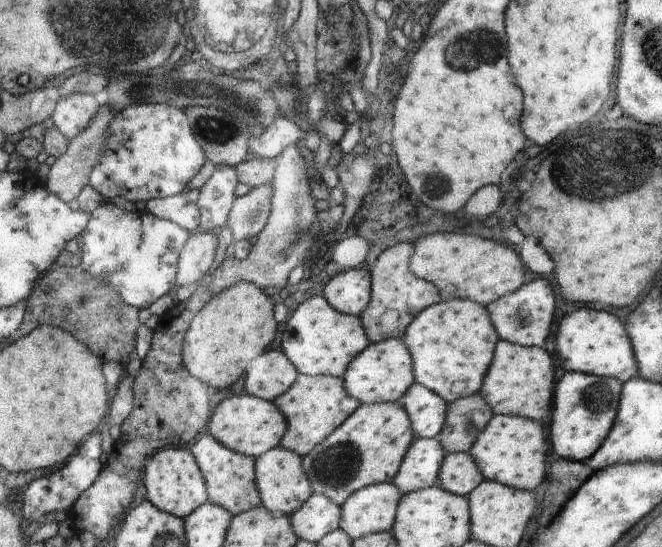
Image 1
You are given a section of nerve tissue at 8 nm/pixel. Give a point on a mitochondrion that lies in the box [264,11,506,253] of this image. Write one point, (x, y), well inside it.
(484, 46)

